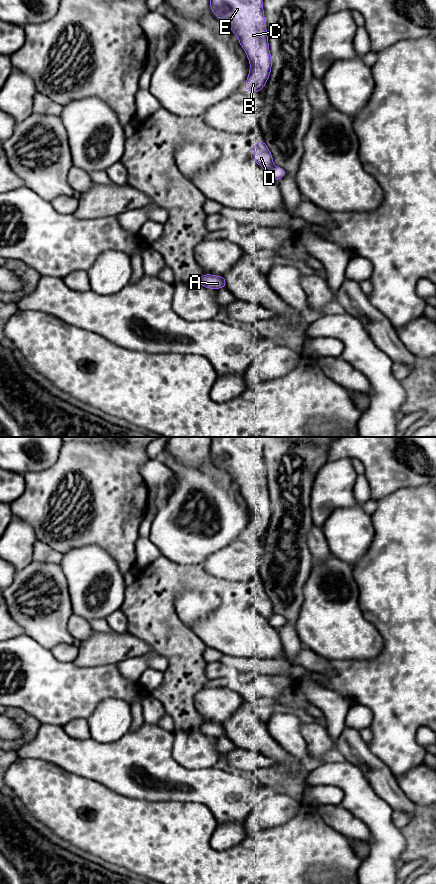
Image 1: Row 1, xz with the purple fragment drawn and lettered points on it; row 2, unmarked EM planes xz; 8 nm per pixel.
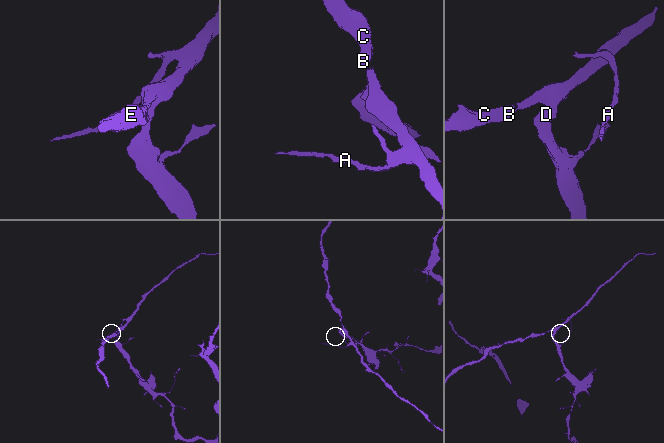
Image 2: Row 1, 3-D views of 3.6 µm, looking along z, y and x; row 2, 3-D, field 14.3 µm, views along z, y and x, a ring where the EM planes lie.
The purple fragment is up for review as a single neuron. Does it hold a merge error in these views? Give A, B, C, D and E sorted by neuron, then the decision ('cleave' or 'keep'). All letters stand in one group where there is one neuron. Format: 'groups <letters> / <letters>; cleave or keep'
groups A B C E / D; cleave

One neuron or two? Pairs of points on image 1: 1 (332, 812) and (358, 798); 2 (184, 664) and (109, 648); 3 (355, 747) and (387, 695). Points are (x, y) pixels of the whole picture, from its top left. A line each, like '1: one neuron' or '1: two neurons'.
1: two neurons
2: two neurons
3: two neurons

